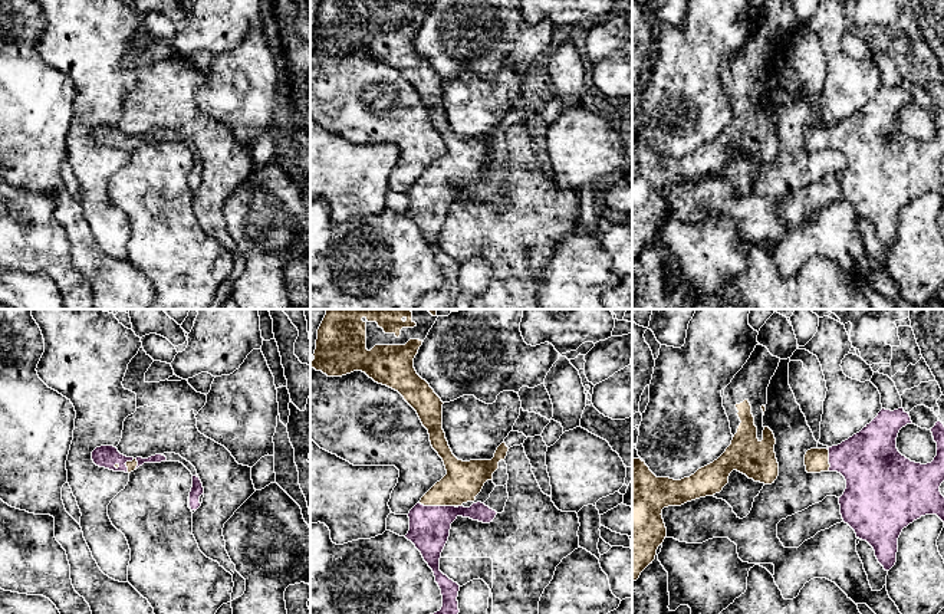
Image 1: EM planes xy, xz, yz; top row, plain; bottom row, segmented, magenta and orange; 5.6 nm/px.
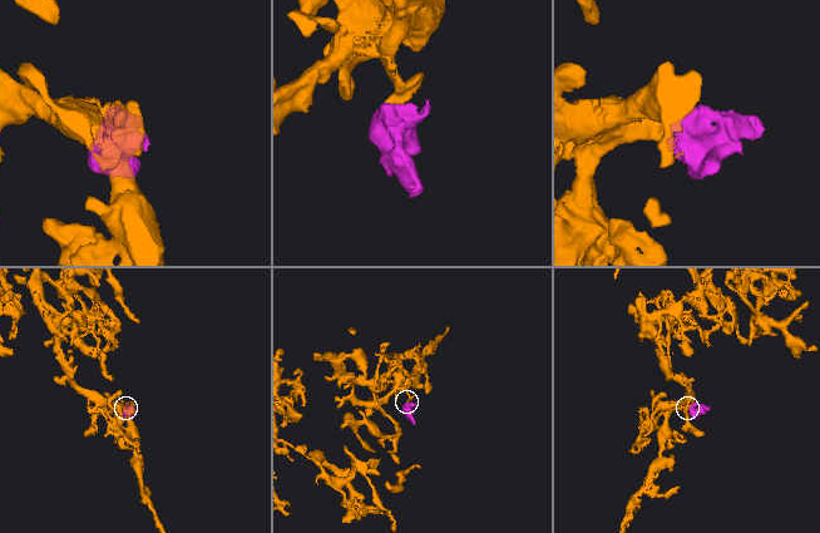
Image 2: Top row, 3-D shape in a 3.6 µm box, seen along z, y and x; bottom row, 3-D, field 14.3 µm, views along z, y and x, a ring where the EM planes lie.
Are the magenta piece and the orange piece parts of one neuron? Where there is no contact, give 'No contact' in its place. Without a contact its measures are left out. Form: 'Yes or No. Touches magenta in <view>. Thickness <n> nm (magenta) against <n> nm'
Yes. Touches magenta in xz. Thickness 220 nm (magenta) against 220 nm

